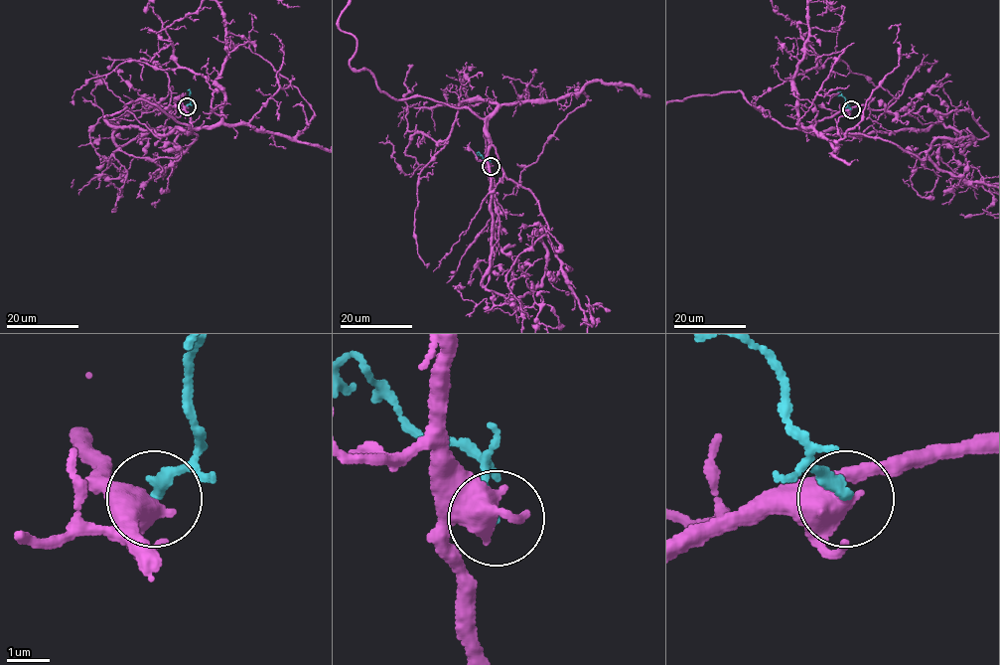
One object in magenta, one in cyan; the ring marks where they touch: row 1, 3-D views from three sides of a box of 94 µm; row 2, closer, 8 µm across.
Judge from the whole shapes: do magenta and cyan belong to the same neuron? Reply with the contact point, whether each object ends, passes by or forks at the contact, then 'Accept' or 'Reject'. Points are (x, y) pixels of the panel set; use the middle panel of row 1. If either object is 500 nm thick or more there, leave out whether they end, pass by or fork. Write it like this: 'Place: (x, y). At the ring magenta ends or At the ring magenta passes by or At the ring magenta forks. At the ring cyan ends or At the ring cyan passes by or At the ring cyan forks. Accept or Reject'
Place: (491, 166). Reject

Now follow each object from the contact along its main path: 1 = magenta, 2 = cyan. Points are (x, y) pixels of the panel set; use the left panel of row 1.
1: (186, 106), (194, 129), (142, 98), (105, 115), (119, 130), (113, 120), (142, 127), (138, 137), (121, 148)
2: (187, 106), (190, 103), (190, 88)

